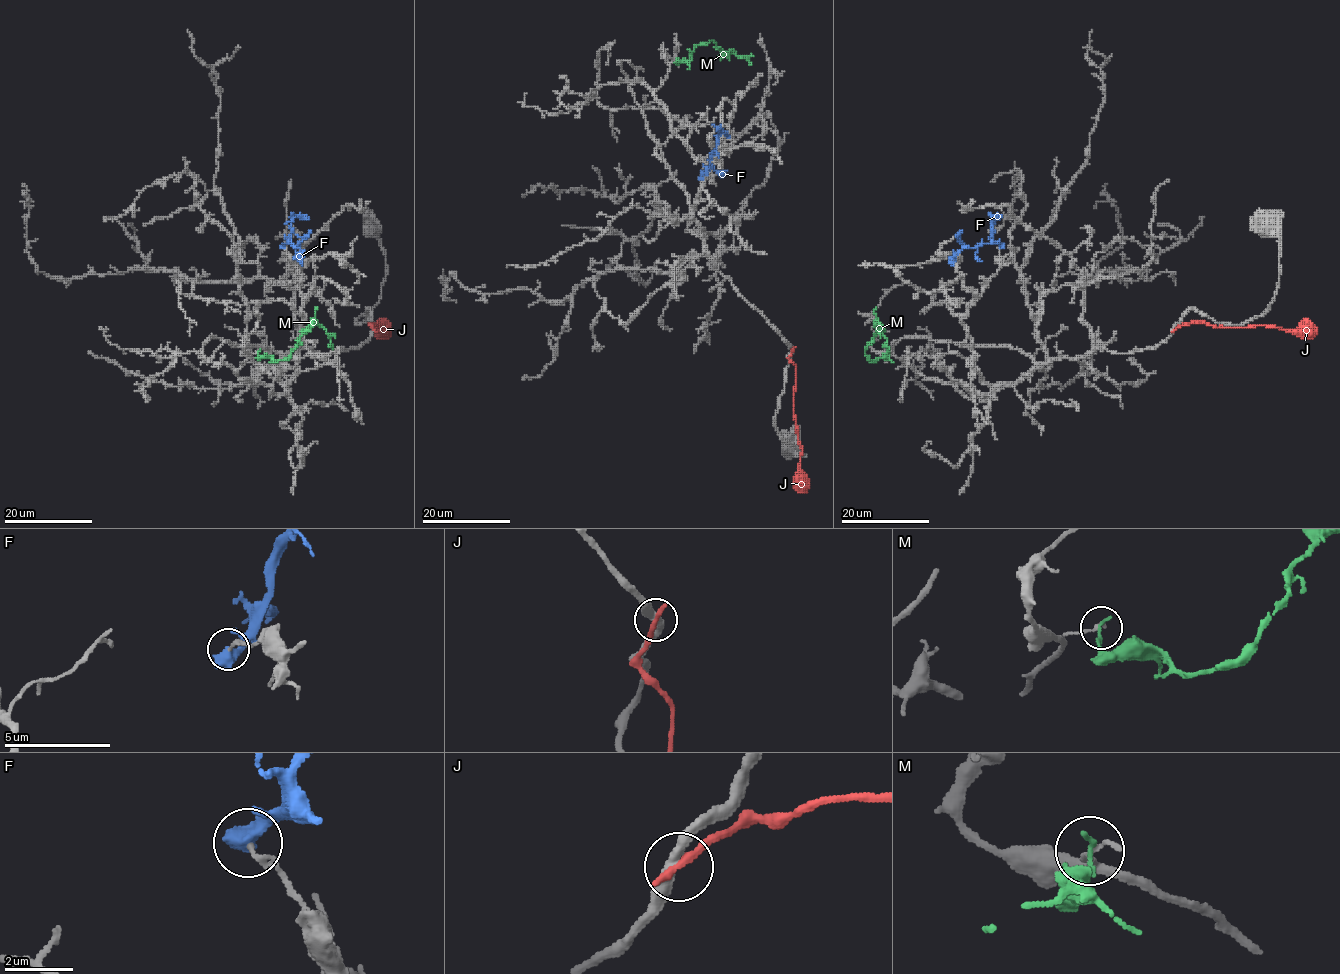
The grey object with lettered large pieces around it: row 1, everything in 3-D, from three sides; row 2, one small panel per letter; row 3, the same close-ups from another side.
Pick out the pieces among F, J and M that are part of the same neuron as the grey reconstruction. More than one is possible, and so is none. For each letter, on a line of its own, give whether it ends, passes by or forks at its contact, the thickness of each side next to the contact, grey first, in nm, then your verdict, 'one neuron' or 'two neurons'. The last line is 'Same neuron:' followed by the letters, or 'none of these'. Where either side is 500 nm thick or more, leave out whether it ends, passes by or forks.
F: 150 nm thick on the grey side, 650 nm on the other; two neurons
J: it ends there; 360 nm thick on the grey side, 280 nm on the other; two neurons
M: it ends there; 170 nm thick on the grey side, 160 nm on the other; two neurons
Same neuron: none of these

